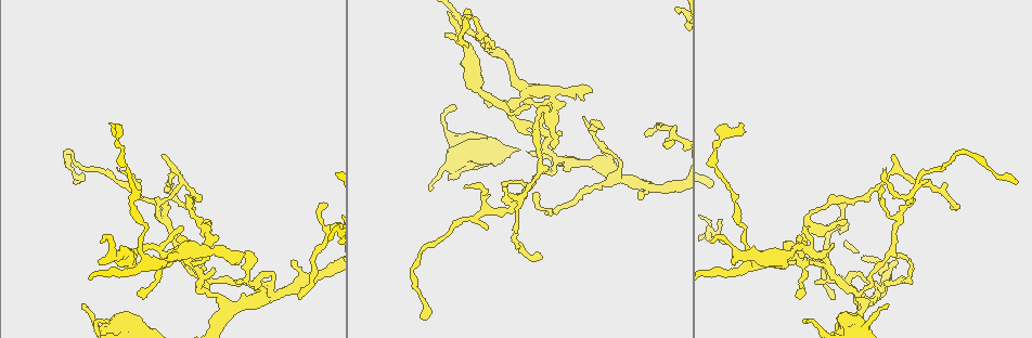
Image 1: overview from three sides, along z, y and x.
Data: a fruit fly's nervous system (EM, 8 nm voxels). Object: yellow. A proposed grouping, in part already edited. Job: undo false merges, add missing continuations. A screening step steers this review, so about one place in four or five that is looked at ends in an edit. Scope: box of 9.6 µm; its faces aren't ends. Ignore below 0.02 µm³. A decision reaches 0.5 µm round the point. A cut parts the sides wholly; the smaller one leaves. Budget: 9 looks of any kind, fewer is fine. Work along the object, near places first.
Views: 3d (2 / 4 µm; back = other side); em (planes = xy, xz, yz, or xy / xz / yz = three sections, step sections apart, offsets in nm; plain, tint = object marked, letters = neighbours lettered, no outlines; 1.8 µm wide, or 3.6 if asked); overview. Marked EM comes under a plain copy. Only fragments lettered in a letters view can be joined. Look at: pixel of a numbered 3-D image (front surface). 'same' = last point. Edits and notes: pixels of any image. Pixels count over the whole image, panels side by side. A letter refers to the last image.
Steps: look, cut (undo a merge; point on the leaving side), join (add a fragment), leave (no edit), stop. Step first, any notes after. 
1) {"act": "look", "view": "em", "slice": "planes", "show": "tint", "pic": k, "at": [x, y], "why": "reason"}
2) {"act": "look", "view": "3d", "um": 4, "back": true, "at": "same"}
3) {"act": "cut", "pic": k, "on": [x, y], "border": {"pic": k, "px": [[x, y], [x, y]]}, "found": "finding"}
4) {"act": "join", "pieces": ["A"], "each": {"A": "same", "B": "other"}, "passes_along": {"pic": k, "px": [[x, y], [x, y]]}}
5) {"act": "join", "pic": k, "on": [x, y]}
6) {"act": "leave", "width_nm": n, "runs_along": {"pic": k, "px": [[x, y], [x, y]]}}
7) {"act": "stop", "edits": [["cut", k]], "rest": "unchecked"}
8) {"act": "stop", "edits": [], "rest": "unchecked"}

{"act": "look", "view": "3d", "um": 4, "pic": 1, "at": [204, 228]}

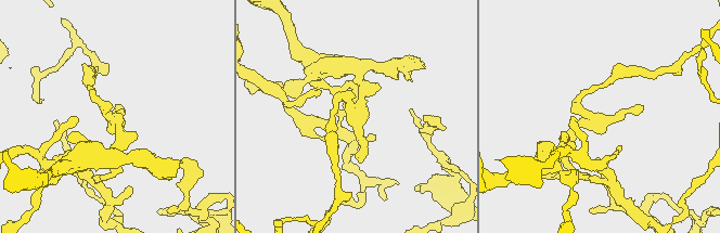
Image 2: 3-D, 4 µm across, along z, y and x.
{"act": "look", "view": "em", "slice": "planes", "show": "letters", "pic": 2, "at": [356, 108]}

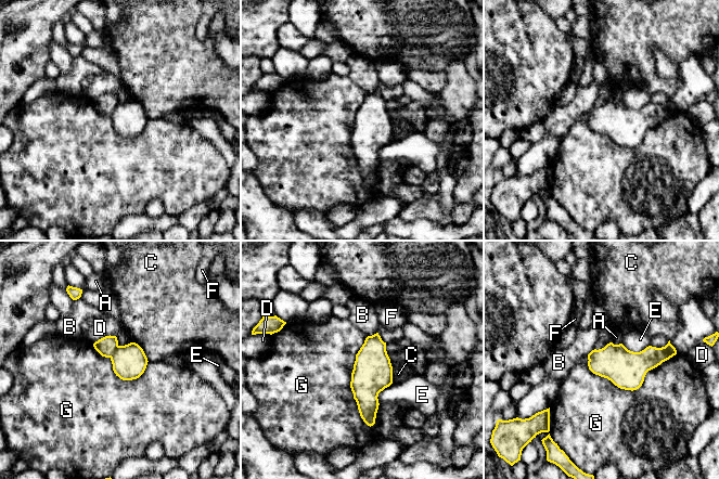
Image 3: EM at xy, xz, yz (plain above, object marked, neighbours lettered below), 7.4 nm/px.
{"act": "cut", "pic": 3, "on": [129, 362], "each": {"A": "other", "B": "other", "C": "other", "D": "other", "E": "other", "F": "other", "G": "other"}, "border": {"pic": 3, "px": [[118, 346], [110, 357]]}, "found": "a second cell is stuck on"}

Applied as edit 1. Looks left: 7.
{"act": "look", "view": "em", "slice": "planes", "show": "letters", "pic": 1, "at": [859, 304], "why": "calibre changes"}

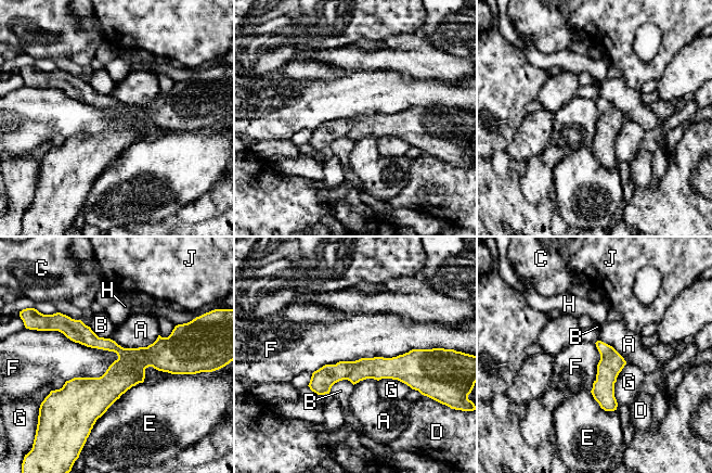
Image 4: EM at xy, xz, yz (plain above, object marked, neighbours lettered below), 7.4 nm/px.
{"act": "leave", "each": {"A": "other", "B": "other", "C": "other", "D": "other", "E": "other", "F": "other", "G": "other", "H": "other", "J": "other"}, "border": {"pic": 4, "px": [[43, 330], [113, 350], [118, 358]]}, "found": "one cell here"}

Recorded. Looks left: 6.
{"act": "look", "view": "3d", "um": 4, "pic": 2, "at": [39, 102], "why": "sharp bend"}

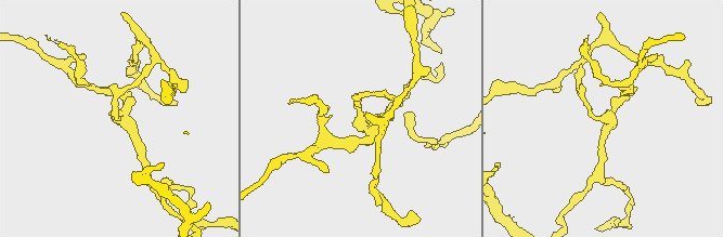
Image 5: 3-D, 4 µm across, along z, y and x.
{"act": "look", "view": "em", "slice": "yz", "step": 8, "show": "tint", "pic": 5, "at": [359, 128], "arms": 3}

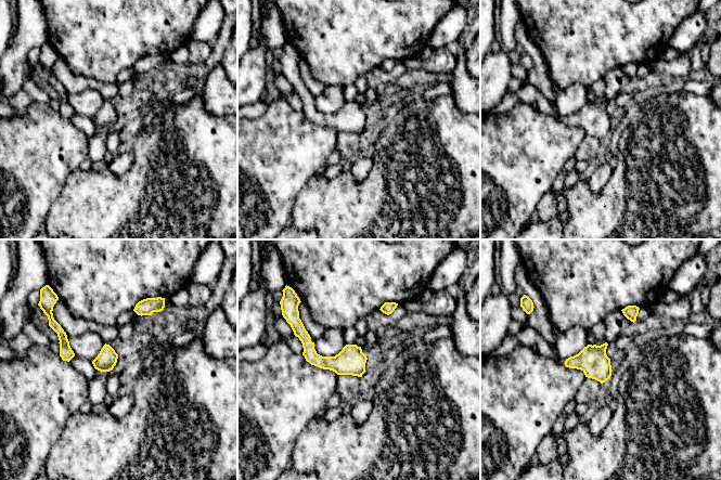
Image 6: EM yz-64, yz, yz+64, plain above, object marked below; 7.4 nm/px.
{"act": "look", "view": "em", "slice": "planes", "show": "letters", "at": "same"}

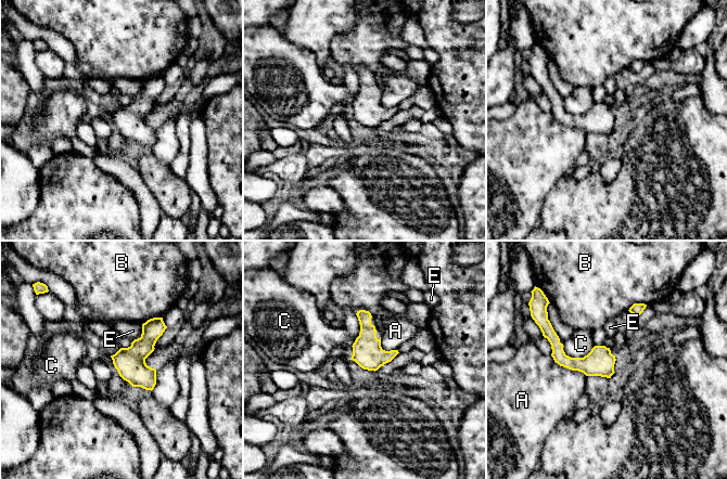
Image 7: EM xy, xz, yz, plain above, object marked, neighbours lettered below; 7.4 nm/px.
{"act": "leave", "each": {"A": "other", "B": "other", "C": "other", "E": "other"}, "found": "all the same cell"}

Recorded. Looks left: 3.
{"act": "look", "view": "3d", "um": 2, "pic": 1, "at": [81, 304], "why": "thin end"}

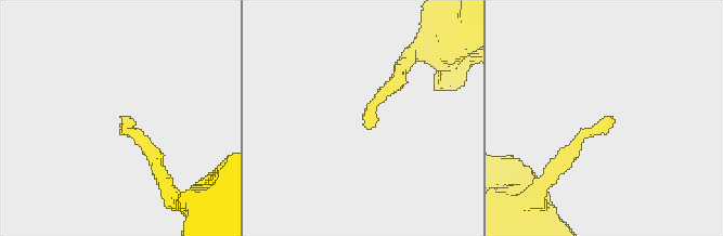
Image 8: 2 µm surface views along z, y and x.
{"act": "look", "view": "em", "um": 3.6, "slice": "xy", "step": 16, "show": "letters", "pic": 8, "at": [371, 129]}

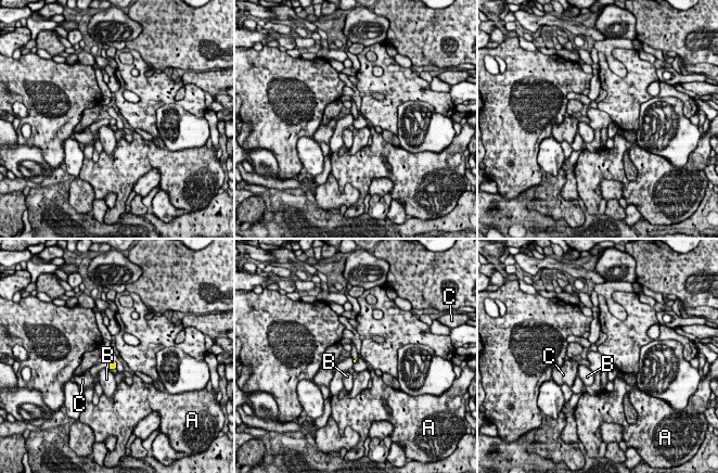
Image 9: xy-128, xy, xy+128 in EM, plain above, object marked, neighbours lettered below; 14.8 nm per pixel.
{"act": "look", "view": "em", "um": 3.6, "slice": "planes", "show": "letters", "at": "same"}

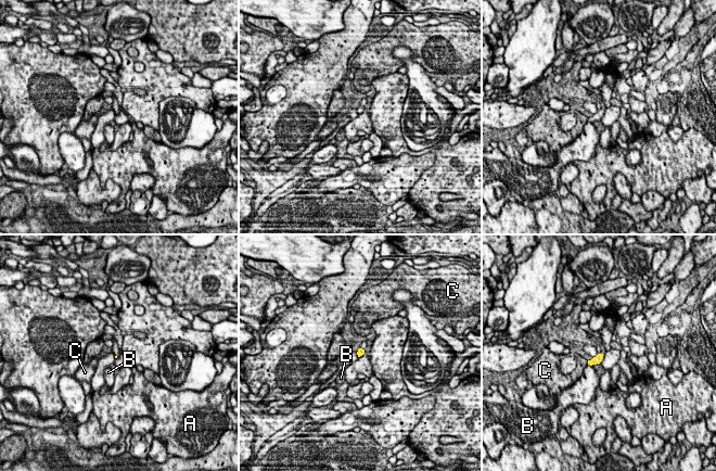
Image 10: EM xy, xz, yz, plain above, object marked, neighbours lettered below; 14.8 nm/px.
{"act": "leave", "each": {"A": "other", "B": "other", "C": "other"}, "border": {"pic": 10, "px": [[587, 360], [588, 364]]}, "found": "no lettered fragment goes on from it"}

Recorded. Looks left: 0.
{"act": "stop", "edits": [["cut", 3]], "rest": "unchecked"}

